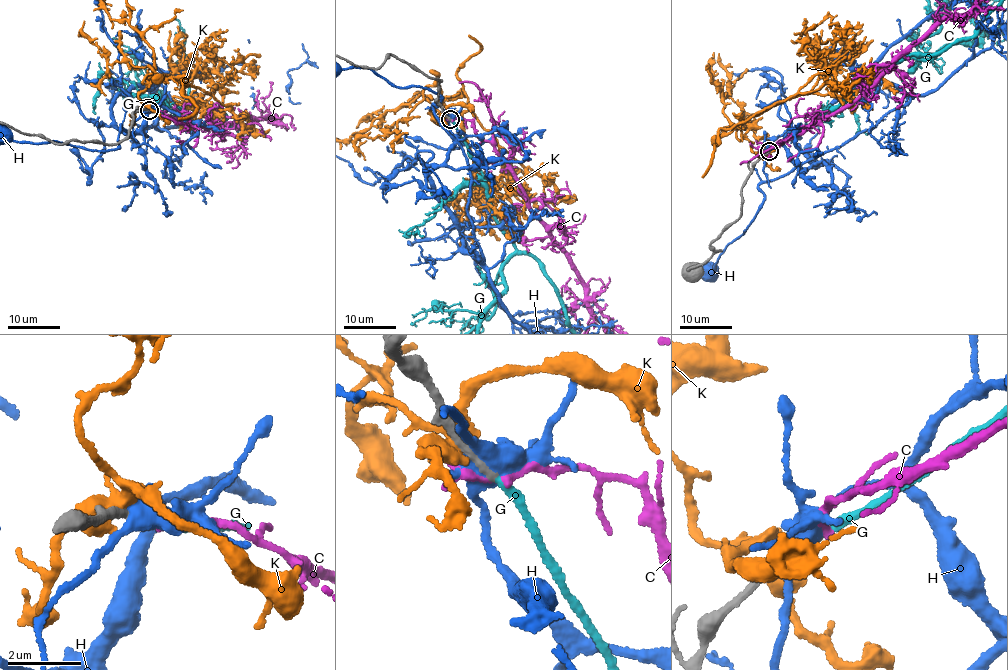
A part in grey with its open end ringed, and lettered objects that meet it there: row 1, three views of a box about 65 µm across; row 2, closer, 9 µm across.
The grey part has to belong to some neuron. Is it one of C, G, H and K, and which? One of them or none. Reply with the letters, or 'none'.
G

